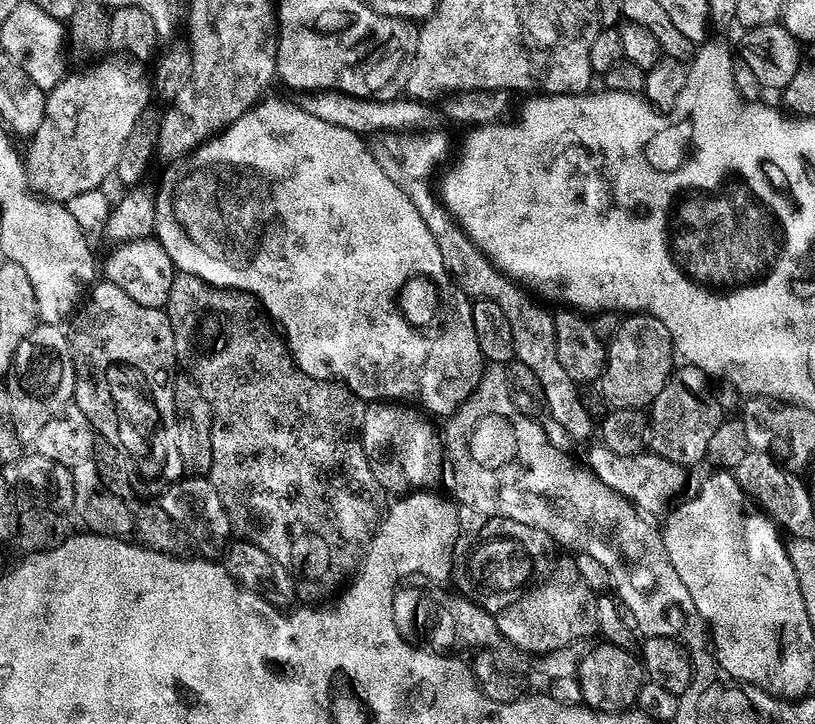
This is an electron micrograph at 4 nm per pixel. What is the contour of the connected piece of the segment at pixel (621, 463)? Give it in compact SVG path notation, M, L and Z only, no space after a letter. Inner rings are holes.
M593 444L593 448L588 452L586 467L602 482L606 482L610 490L622 494L622 498L626 498L634 507L640 509L641 513L656 518L659 512L667 513L673 501L681 495L679 492L684 488L685 465L670 462L650 450L641 450L635 456L627 456L614 454L614 450L610 450L605 444Z

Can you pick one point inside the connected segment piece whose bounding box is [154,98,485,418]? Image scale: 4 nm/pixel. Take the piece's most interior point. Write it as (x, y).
(296, 211)

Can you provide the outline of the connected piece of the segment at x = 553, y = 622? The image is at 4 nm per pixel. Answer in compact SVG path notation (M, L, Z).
M572 558L561 559L550 575L536 587L525 592L518 602L503 608L496 616L501 637L524 652L547 654L568 648L570 642L591 637L596 627L596 596L578 572Z

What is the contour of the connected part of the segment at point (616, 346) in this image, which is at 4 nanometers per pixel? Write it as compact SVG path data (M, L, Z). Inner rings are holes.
M628 314L616 328L616 333L606 344L604 369L598 387L609 409L639 408L647 409L658 398L662 386L672 377L674 349L670 330L658 322L658 318L647 314Z

